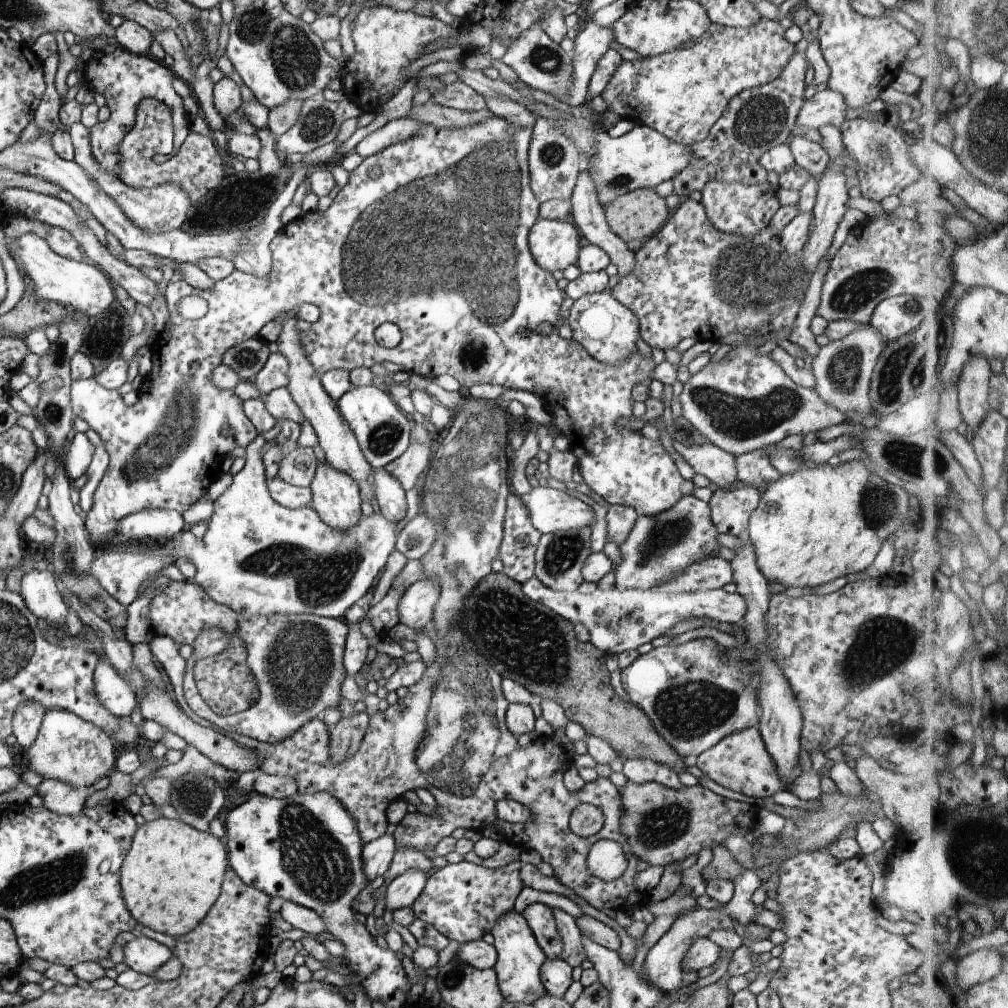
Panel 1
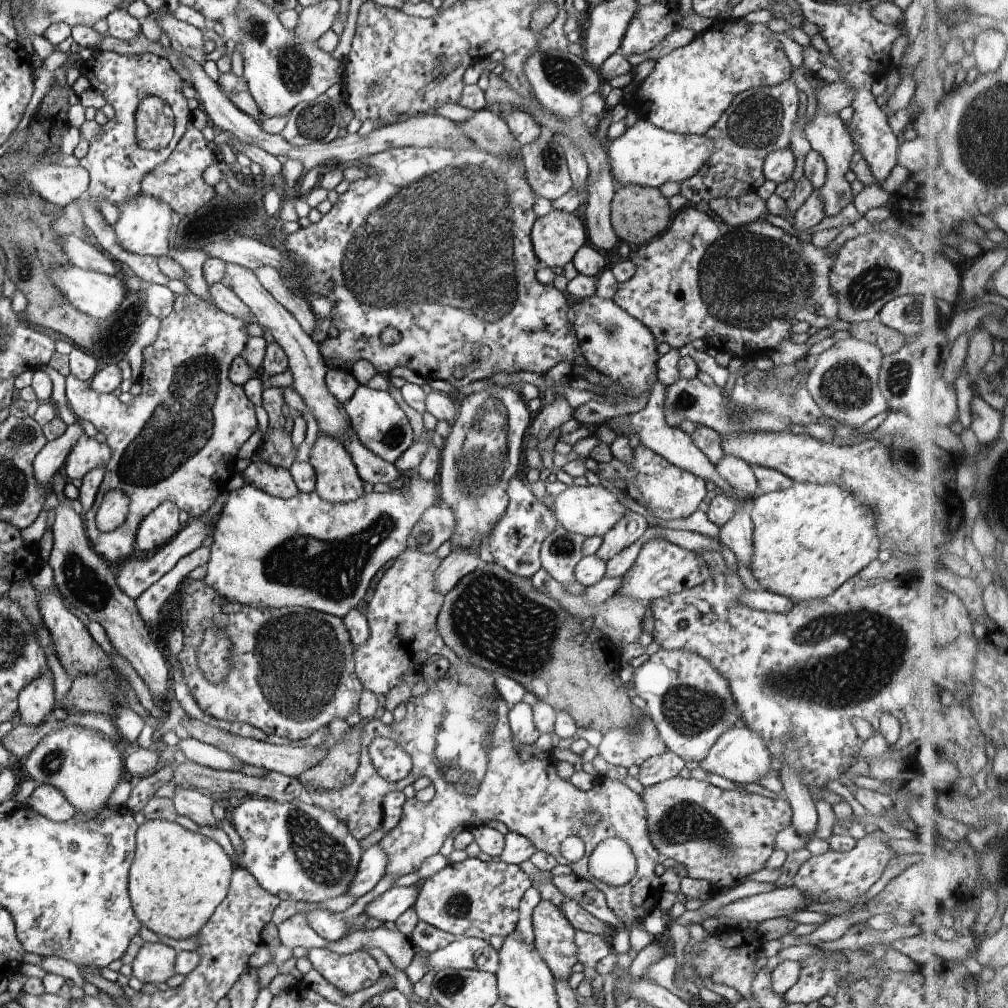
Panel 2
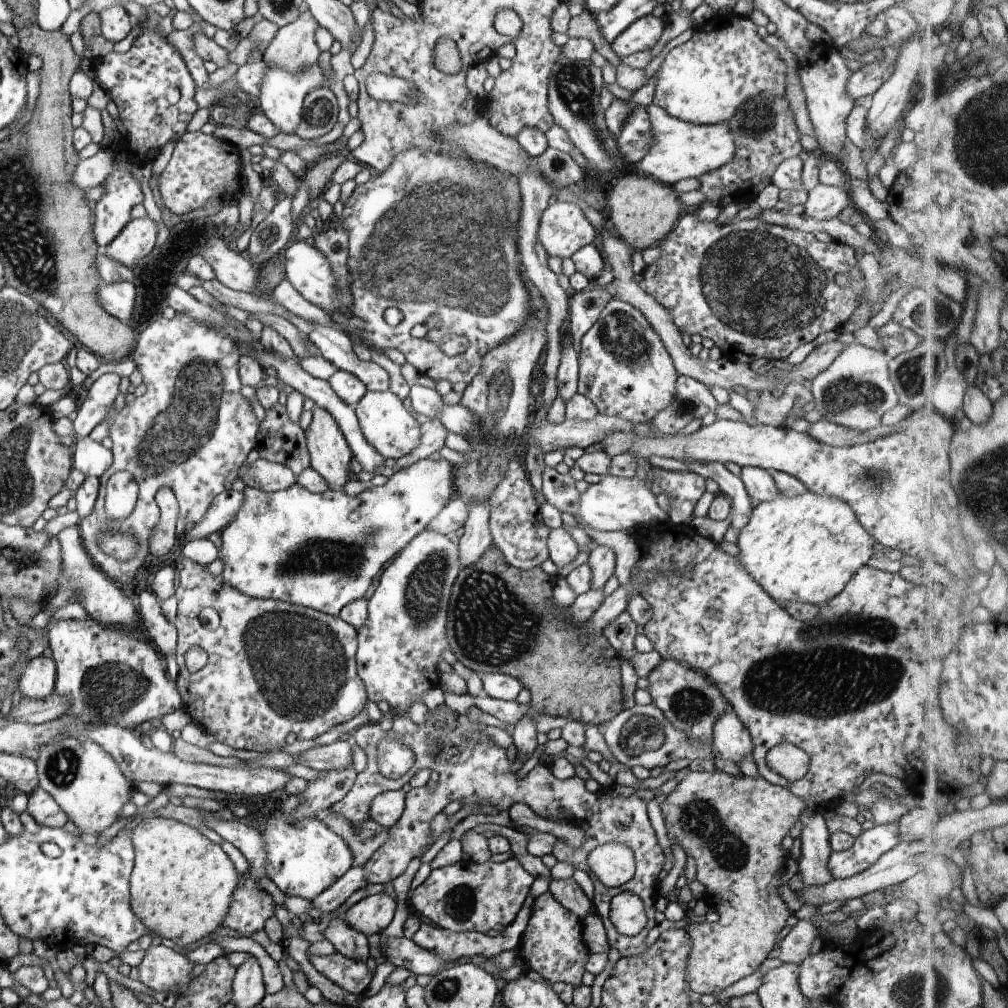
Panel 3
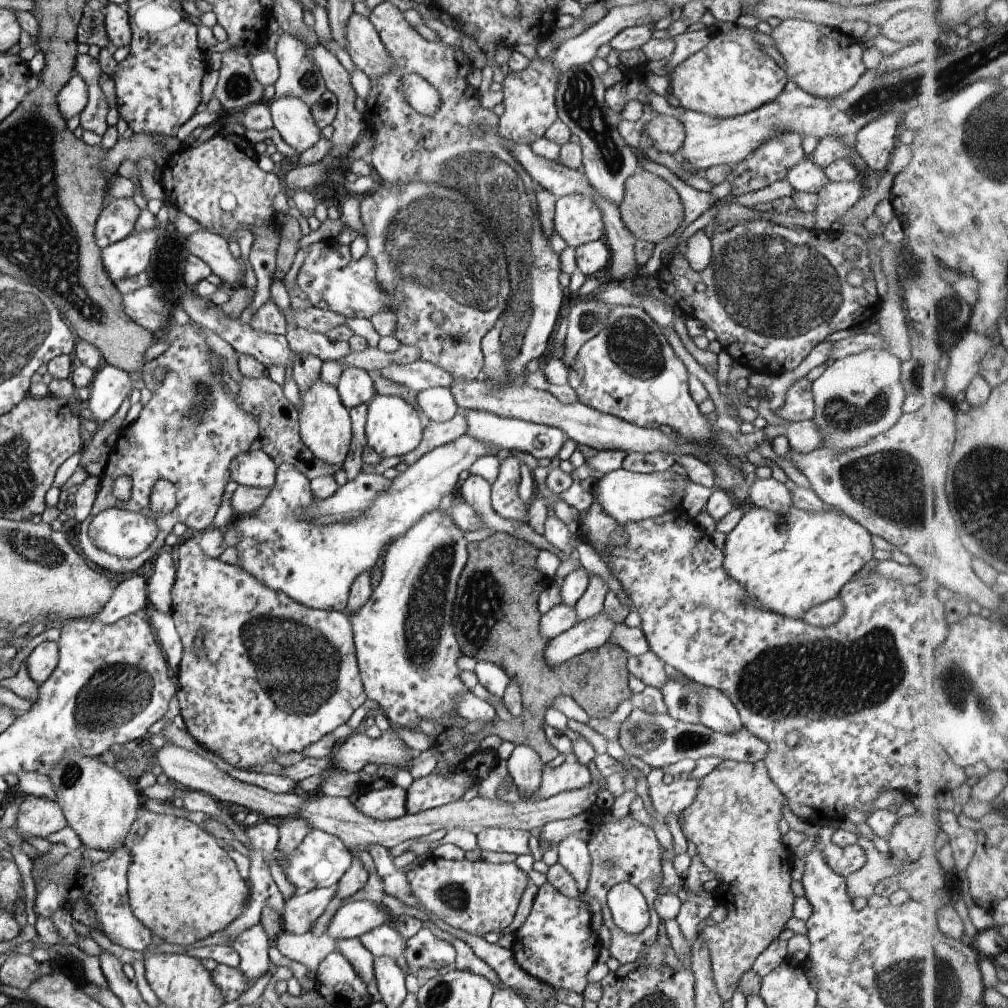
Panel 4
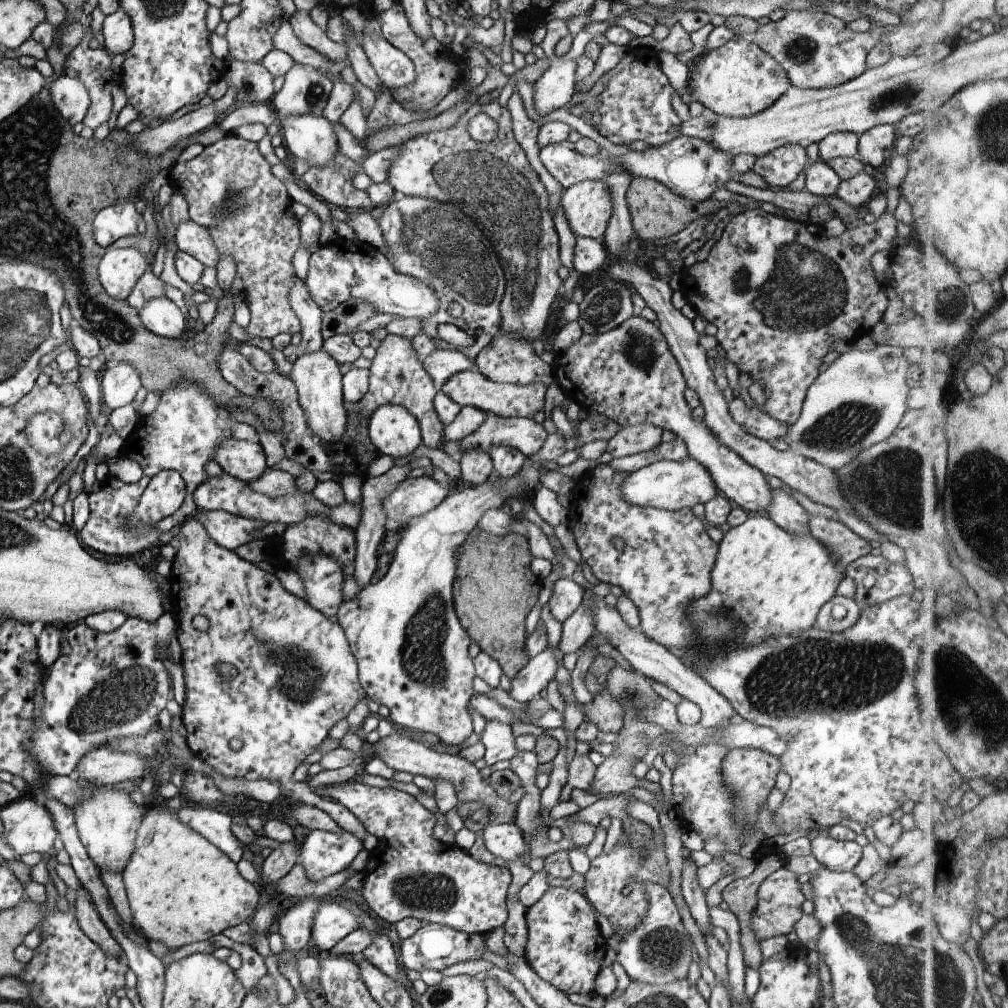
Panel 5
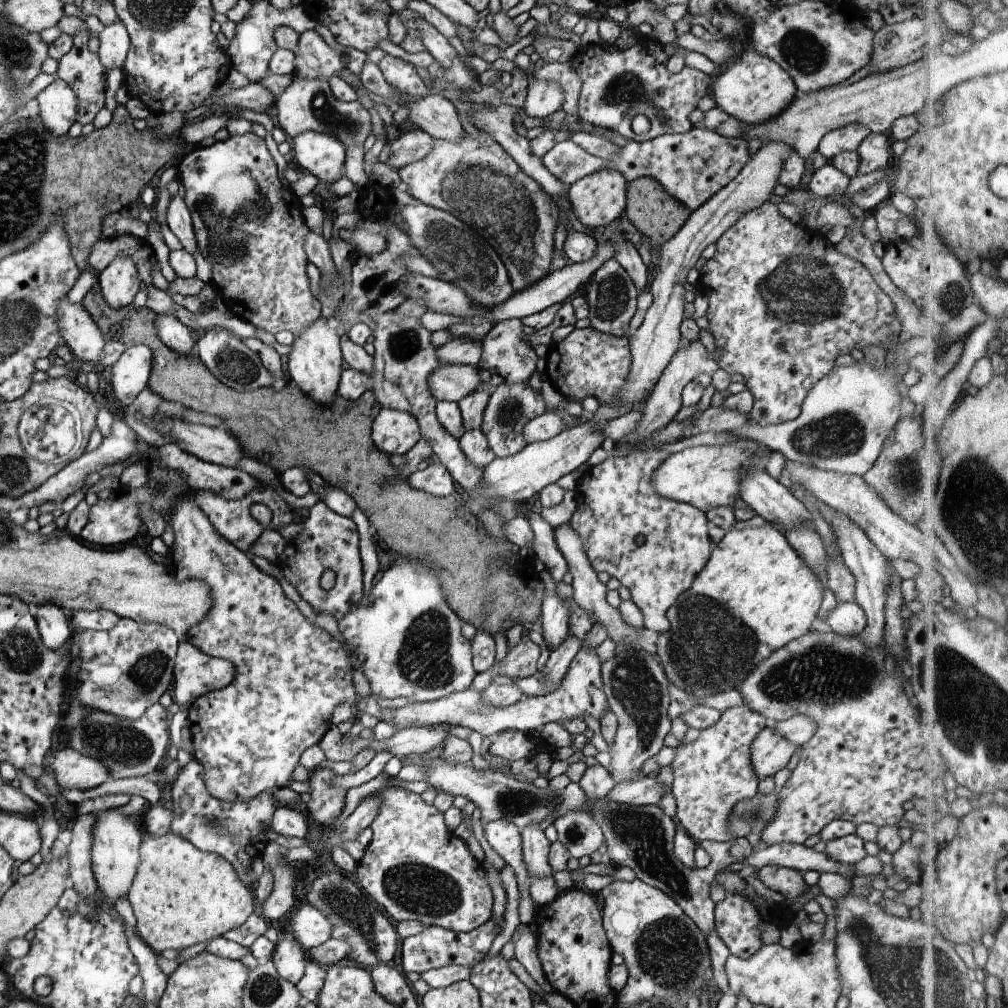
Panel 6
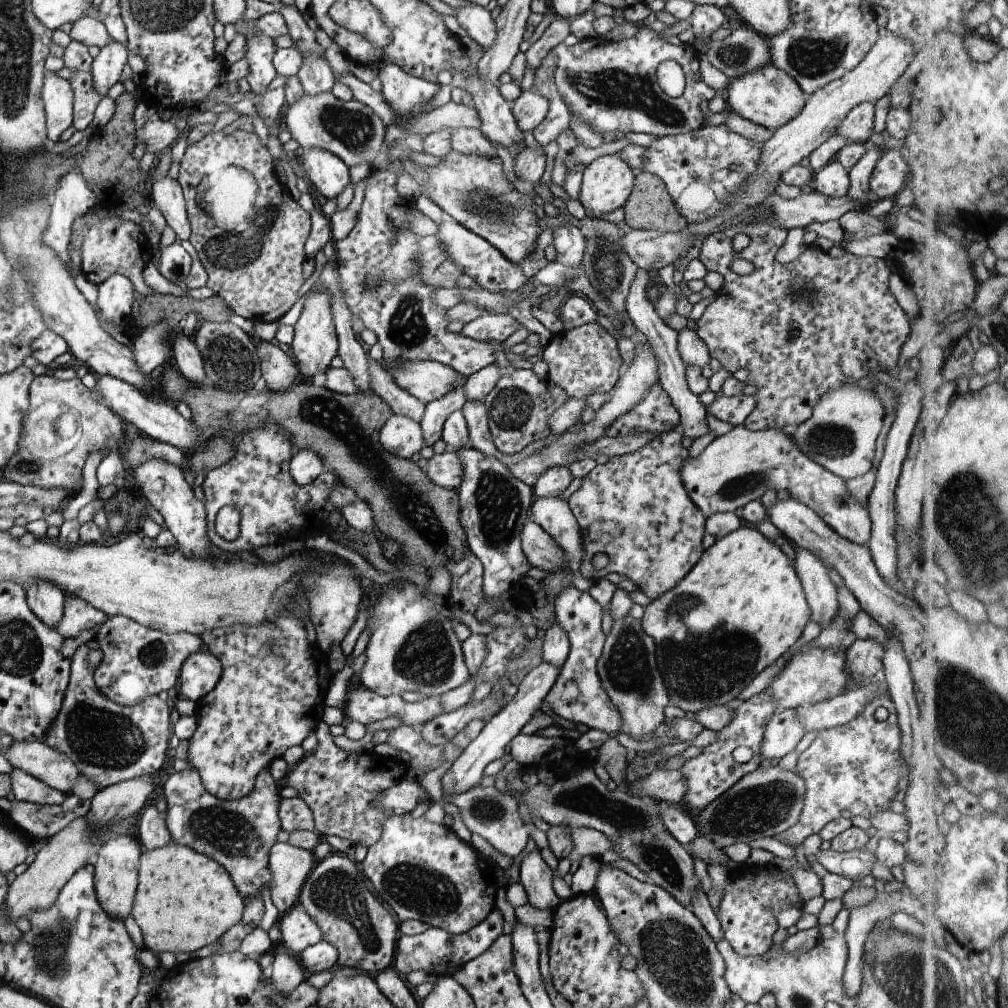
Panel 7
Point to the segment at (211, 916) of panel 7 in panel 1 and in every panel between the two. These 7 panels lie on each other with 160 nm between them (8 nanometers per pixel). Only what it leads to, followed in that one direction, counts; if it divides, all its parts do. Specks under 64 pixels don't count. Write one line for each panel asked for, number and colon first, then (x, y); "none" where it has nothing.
1: (173, 873)
2: (178, 878)
3: (182, 883)
4: (183, 886)
5: (181, 888)
6: (180, 895)

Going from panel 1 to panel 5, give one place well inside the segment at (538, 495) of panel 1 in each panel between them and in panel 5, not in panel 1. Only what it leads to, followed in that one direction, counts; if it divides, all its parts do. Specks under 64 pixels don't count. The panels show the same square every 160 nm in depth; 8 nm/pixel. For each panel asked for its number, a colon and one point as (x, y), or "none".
2: (593, 510)
3: (615, 503)
4: (627, 496)
5: (671, 485)

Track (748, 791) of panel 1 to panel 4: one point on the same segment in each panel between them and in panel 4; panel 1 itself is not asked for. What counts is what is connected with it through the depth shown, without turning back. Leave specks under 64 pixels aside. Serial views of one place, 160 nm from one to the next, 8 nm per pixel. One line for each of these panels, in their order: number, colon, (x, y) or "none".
2: (740, 755)
3: (731, 740)
4: (716, 710)

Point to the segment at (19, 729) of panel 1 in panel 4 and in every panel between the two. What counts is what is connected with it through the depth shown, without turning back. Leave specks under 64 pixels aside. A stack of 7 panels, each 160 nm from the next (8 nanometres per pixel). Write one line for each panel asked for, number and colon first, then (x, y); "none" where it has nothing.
2: (36, 701)
3: (38, 678)
4: (42, 661)

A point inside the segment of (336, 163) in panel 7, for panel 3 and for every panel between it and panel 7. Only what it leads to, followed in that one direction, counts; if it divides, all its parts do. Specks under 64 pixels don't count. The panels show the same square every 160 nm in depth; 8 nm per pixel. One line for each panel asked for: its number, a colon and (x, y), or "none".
3: (282, 95)
4: (293, 118)
5: (312, 138)
6: (320, 154)

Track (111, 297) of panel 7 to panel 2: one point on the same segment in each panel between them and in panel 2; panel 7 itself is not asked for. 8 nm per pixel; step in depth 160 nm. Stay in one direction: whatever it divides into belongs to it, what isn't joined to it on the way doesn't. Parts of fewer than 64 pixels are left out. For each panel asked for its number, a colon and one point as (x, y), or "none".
2: (142, 228)
3: (136, 240)
4: (128, 257)
5: (119, 270)
6: (119, 282)

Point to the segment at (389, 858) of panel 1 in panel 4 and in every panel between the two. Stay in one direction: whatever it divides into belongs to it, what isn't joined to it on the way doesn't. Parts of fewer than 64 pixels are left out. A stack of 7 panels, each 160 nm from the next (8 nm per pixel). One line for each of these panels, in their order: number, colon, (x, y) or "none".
2: (371, 868)
3: (332, 898)
4: (299, 911)

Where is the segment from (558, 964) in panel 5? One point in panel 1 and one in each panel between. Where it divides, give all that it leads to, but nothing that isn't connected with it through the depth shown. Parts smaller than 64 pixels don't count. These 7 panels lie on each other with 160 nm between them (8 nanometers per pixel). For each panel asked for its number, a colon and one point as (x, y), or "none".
1: (540, 918)
2: (554, 941)
3: (552, 944)
4: (556, 944)

